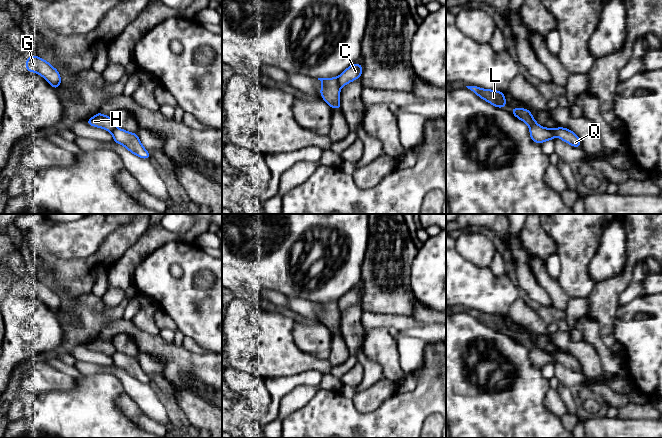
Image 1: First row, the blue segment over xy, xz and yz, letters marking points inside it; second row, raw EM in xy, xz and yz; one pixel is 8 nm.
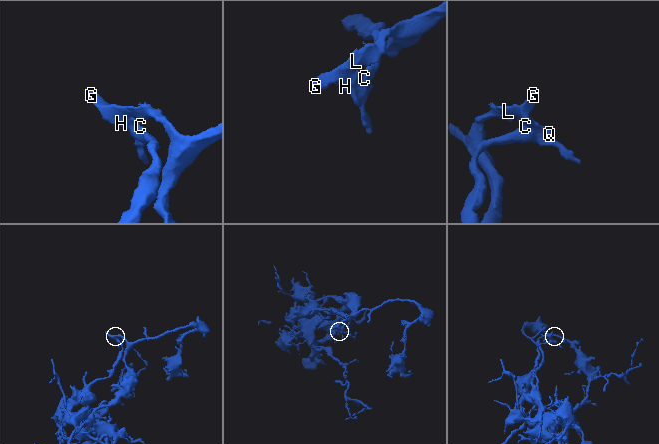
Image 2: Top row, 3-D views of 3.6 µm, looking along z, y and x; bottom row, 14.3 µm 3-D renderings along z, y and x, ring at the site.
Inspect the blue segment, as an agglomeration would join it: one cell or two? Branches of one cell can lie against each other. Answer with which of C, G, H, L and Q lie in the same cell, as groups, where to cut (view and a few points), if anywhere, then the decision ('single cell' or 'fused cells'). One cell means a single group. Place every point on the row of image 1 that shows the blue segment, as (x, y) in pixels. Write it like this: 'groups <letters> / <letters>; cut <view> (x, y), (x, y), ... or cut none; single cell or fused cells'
groups C / G H L Q; cut xz (336, 77), (340, 88); fused cells

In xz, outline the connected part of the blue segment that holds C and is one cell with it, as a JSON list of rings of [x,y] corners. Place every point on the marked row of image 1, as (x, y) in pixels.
[[[353,63],[347,69],[345,69],[337,78],[340,89],[346,84],[353,82],[356,79],[361,78],[363,65]]]

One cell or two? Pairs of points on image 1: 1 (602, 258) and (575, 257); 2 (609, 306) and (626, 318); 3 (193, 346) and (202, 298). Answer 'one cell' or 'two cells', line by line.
1: two cells
2: two cells
3: two cells

